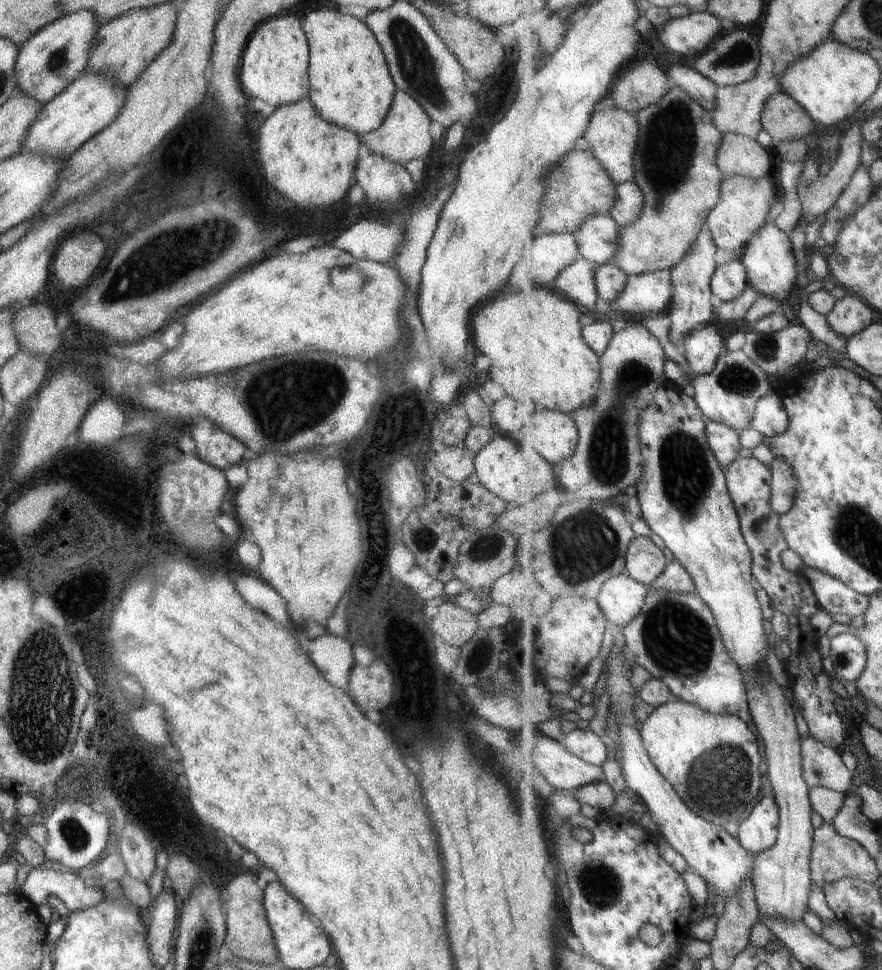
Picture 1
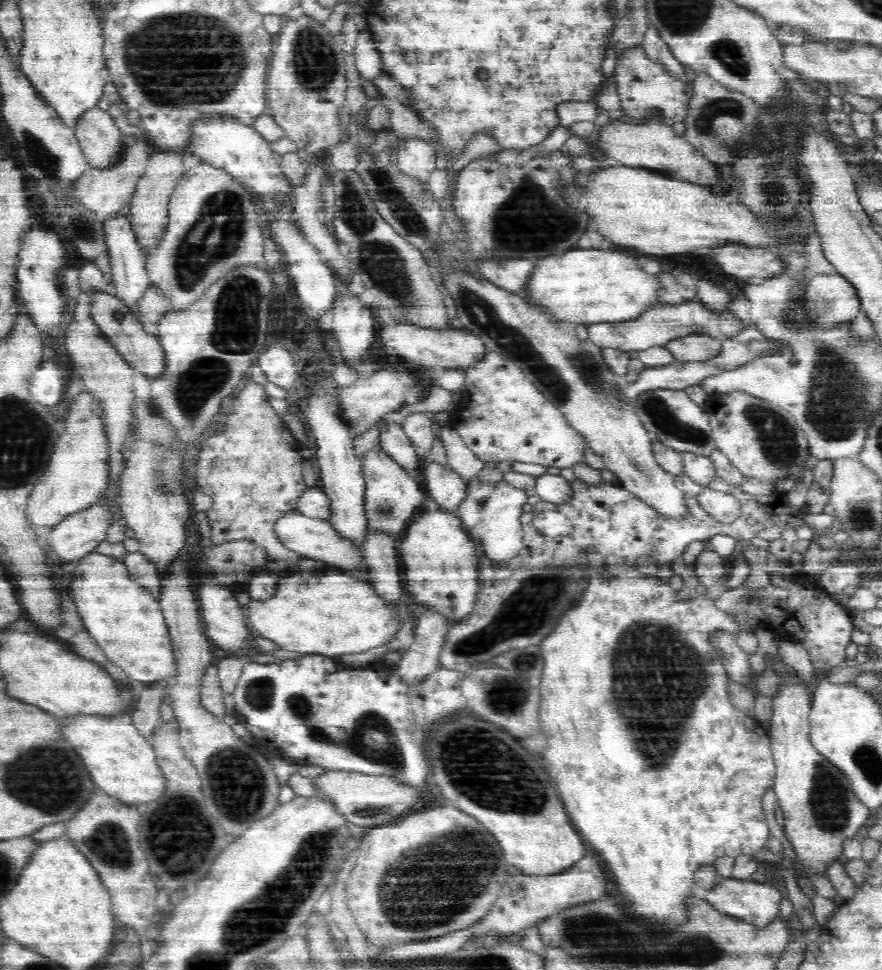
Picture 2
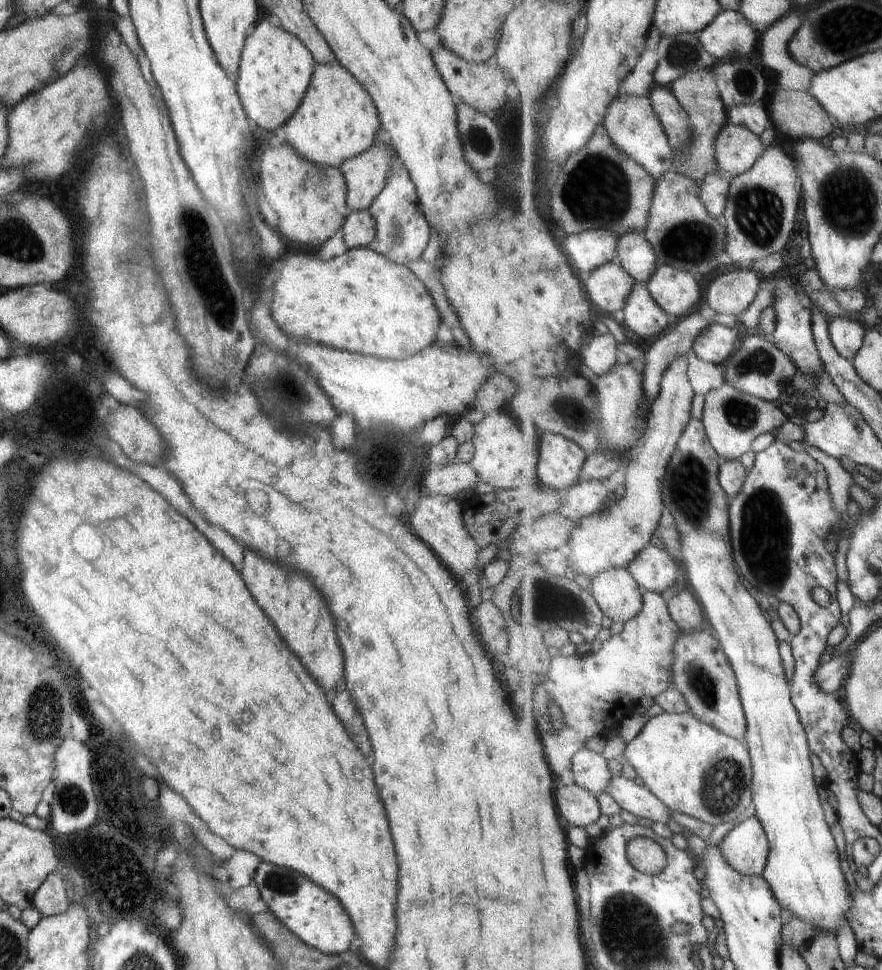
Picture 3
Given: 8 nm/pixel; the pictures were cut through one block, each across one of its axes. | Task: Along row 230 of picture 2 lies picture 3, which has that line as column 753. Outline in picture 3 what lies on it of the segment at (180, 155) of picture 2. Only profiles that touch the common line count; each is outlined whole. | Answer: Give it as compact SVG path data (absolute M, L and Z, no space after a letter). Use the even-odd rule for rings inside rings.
M730 122L716 145L719 168L732 177L752 170L767 151L764 141L752 129Z

